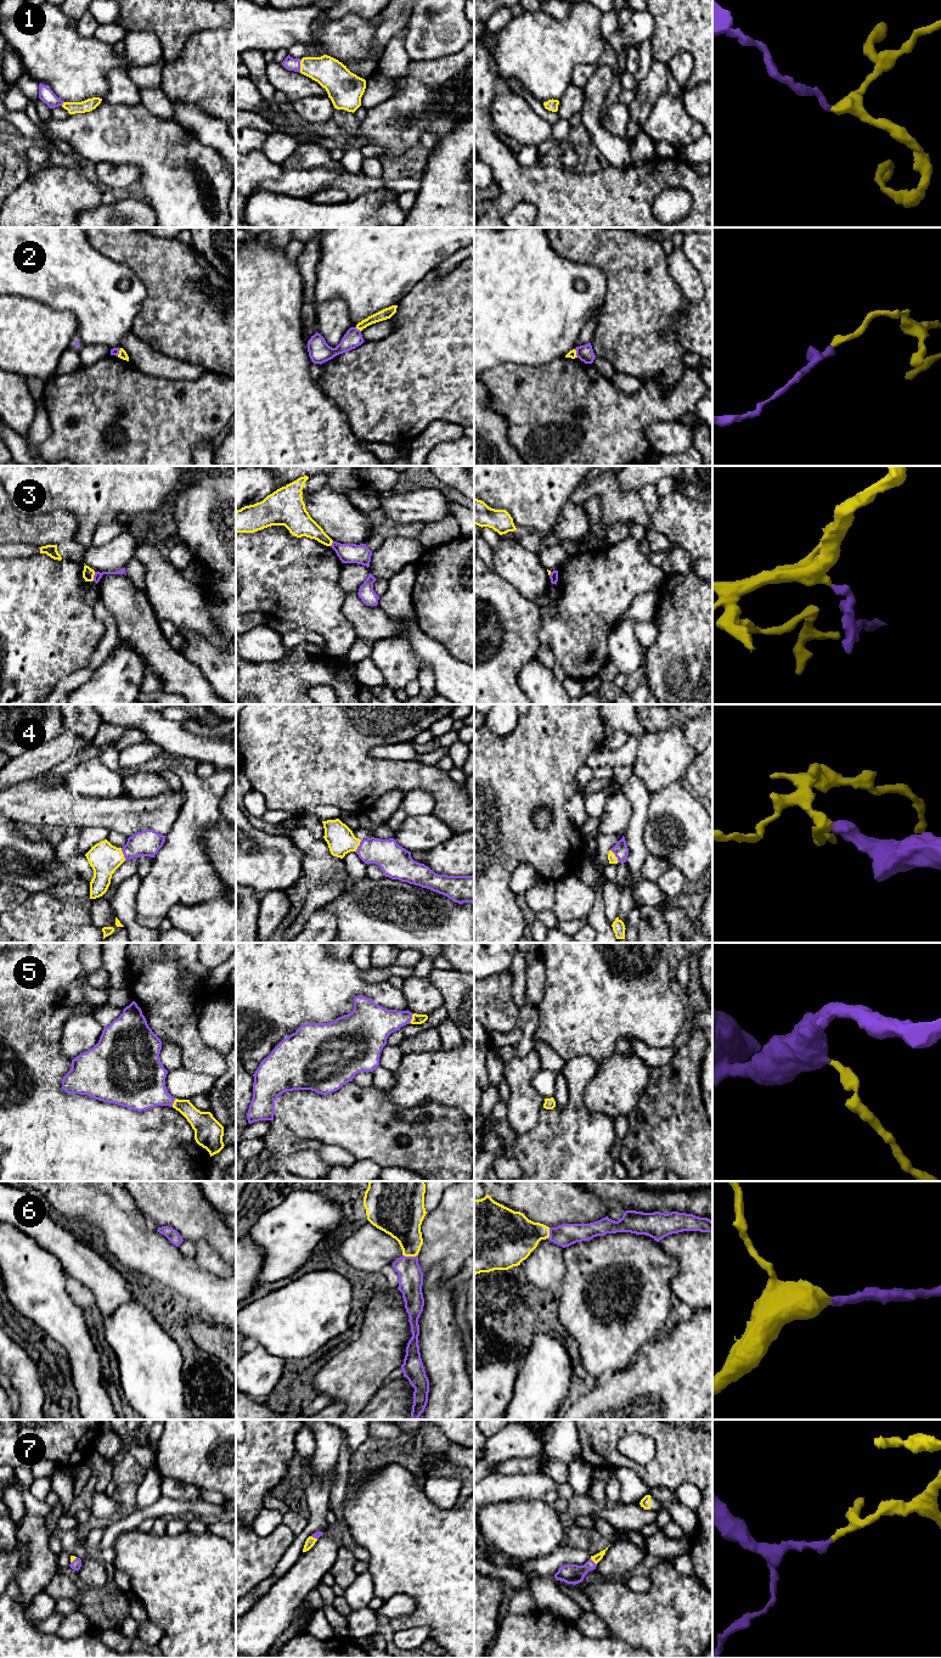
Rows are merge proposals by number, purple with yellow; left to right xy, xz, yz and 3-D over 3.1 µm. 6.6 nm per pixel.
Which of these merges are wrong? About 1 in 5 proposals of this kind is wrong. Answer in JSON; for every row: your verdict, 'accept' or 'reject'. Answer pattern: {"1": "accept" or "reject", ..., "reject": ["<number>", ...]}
{"1": "accept", "2": "reject", "3": "reject", "4": "accept", "5": "accept", "6": "accept", "7": "accept", "reject": ["2", "3"]}

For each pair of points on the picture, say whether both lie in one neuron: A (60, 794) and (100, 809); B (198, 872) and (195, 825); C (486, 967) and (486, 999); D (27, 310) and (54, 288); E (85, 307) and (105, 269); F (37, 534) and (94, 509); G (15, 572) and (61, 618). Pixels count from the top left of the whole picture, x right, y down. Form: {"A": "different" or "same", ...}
{"A": "same", "B": "same", "C": "different", "D": "different", "E": "same", "F": "different", "G": "same"}

